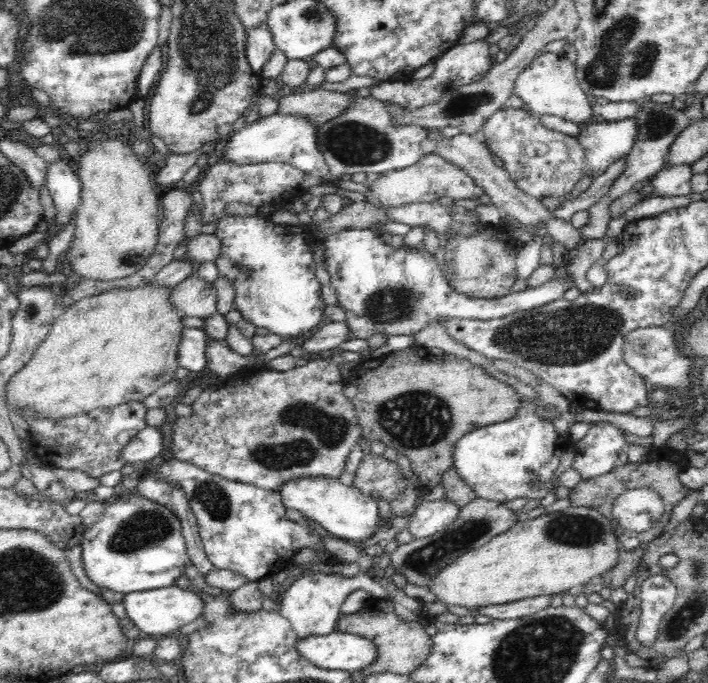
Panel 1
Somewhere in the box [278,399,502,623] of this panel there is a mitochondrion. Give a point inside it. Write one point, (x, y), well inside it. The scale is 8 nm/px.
(421, 561)

